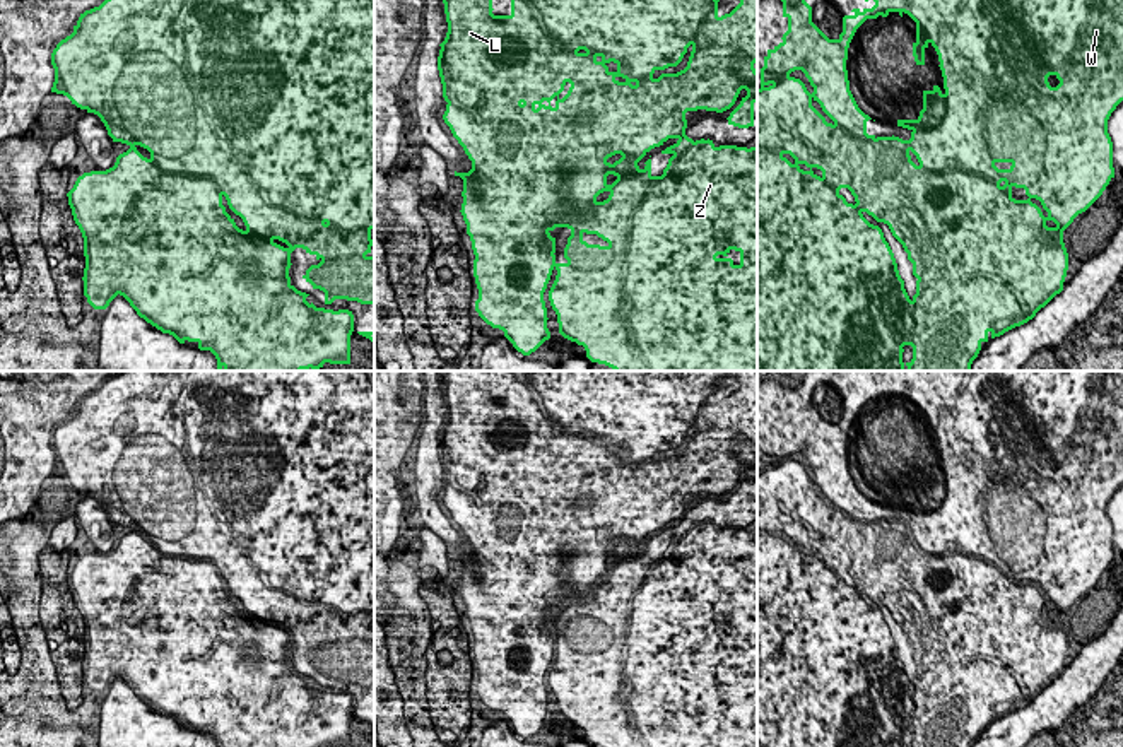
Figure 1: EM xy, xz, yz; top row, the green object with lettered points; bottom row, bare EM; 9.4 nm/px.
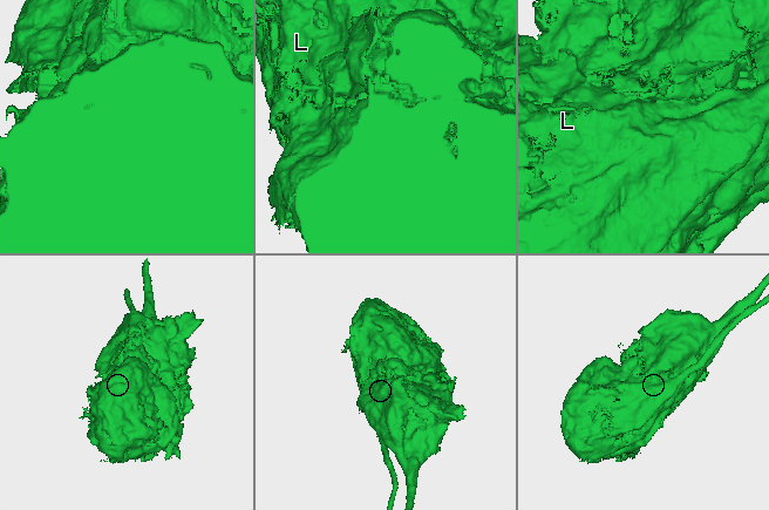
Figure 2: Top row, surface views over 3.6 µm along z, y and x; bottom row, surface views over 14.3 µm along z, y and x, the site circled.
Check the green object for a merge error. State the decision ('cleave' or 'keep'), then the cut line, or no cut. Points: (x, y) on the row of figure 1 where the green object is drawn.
cleave; cut in yz along (922, 276), (946, 305), (913, 332), (927, 342), (928, 370)

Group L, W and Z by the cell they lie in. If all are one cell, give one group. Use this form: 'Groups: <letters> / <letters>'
Groups: L / W Z

